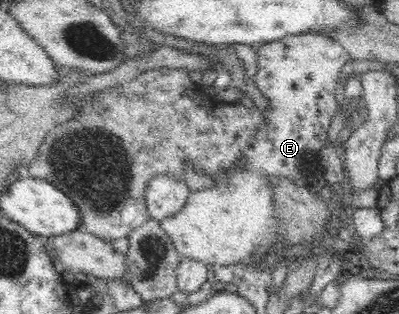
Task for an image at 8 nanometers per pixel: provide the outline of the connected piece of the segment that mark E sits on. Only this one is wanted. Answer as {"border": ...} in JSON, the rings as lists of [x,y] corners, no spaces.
{"border":[[[319,32],[287,35],[270,43],[261,43],[255,49],[258,55],[258,72],[254,76],[254,82],[272,109],[263,110],[264,126],[245,146],[245,150],[241,150],[236,162],[243,163],[241,171],[228,172],[227,177],[221,177],[209,189],[190,192],[187,204],[179,212],[160,221],[164,233],[182,257],[191,257],[206,265],[224,267],[261,260],[267,256],[271,242],[286,242],[275,216],[275,191],[268,178],[285,177],[301,184],[303,177],[309,178],[320,172],[318,160],[321,156],[318,152],[327,144],[328,130],[338,106],[336,89],[344,78],[342,69],[350,59],[345,48]]]}

